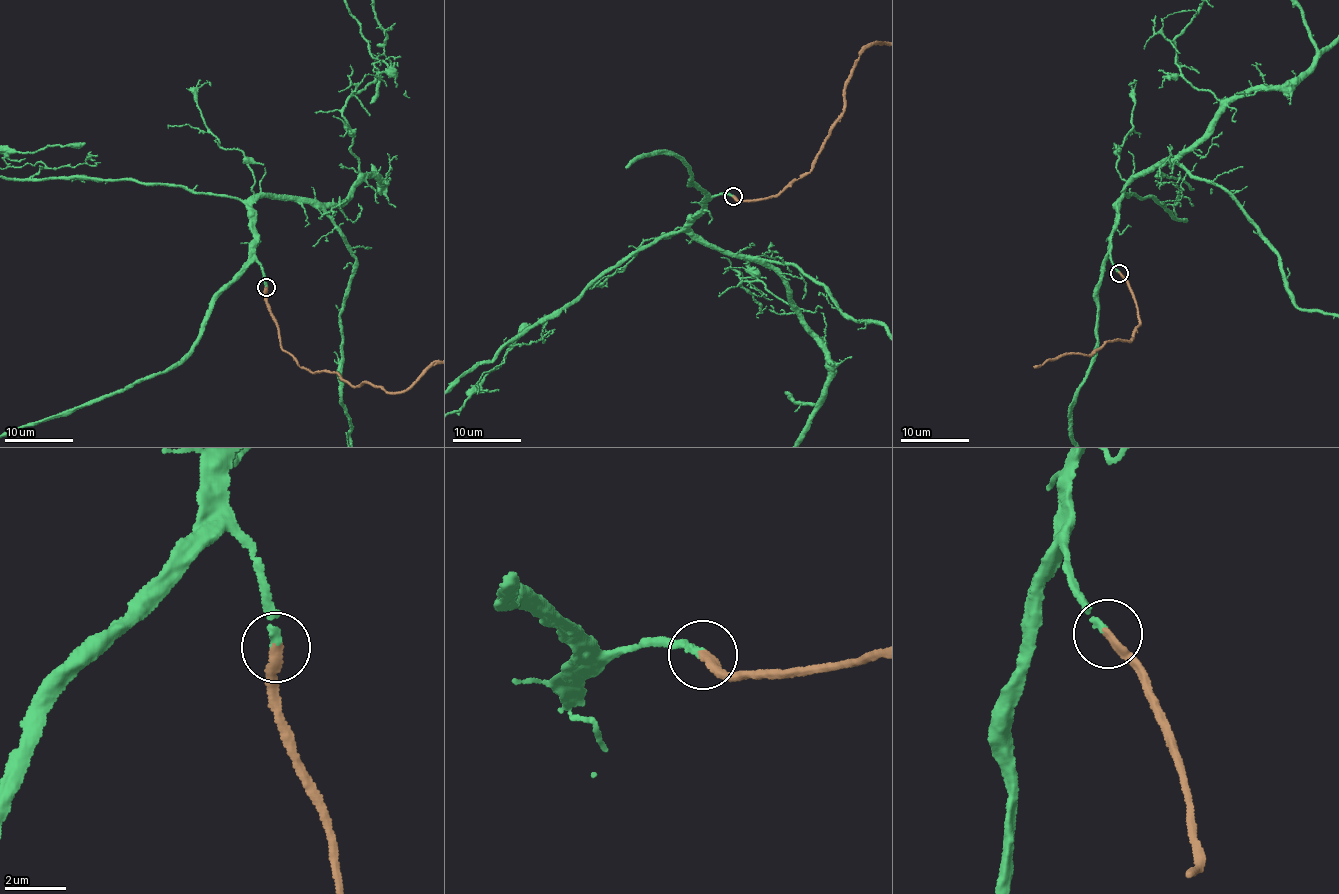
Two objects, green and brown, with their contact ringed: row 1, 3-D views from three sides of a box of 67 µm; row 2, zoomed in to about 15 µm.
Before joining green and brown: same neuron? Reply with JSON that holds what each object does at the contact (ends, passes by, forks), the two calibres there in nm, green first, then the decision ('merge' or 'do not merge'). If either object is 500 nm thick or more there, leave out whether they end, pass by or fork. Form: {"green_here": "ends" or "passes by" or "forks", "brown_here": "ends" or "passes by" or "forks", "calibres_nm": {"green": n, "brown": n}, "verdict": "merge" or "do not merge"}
{"green_here": "ends", "brown_here": "ends", "calibres_nm": {"green": 220, "brown": 320}, "verdict": "merge"}

